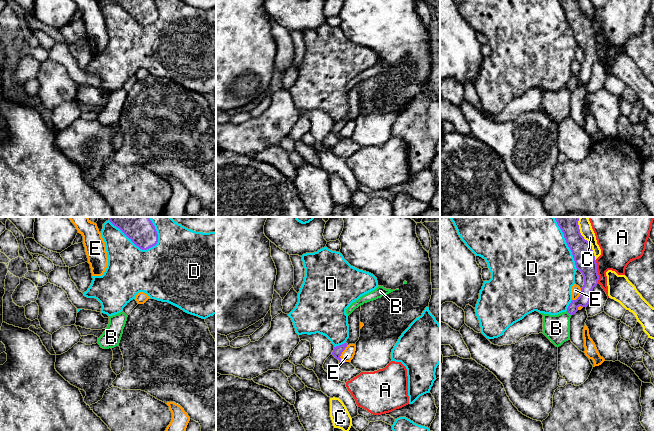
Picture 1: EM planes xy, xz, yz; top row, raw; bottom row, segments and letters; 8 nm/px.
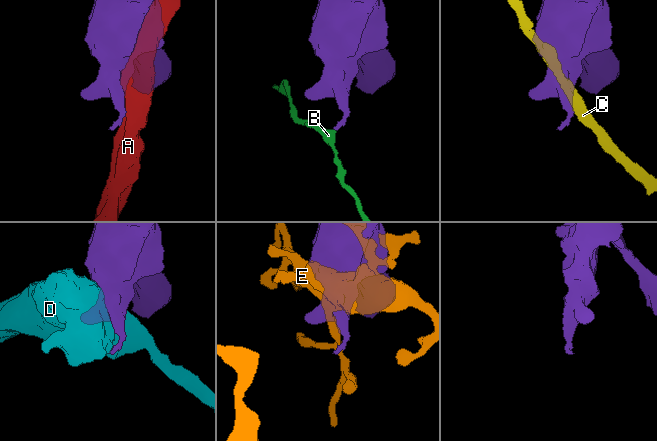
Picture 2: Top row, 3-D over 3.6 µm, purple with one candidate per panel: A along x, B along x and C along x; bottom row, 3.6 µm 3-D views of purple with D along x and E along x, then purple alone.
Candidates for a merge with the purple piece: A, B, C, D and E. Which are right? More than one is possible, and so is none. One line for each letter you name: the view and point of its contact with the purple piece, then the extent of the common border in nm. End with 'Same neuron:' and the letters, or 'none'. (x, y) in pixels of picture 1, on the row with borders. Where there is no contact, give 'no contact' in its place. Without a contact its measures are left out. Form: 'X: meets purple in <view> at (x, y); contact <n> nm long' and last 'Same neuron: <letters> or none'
Same neuron: none

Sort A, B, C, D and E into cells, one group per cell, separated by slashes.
A / B / C / D / E

